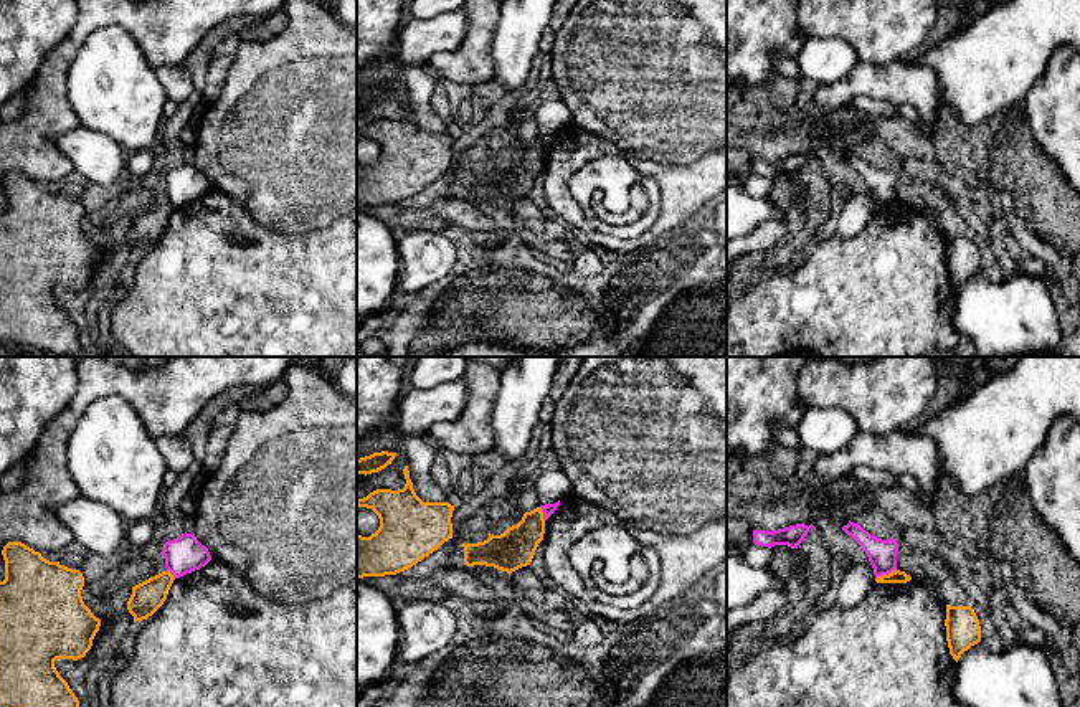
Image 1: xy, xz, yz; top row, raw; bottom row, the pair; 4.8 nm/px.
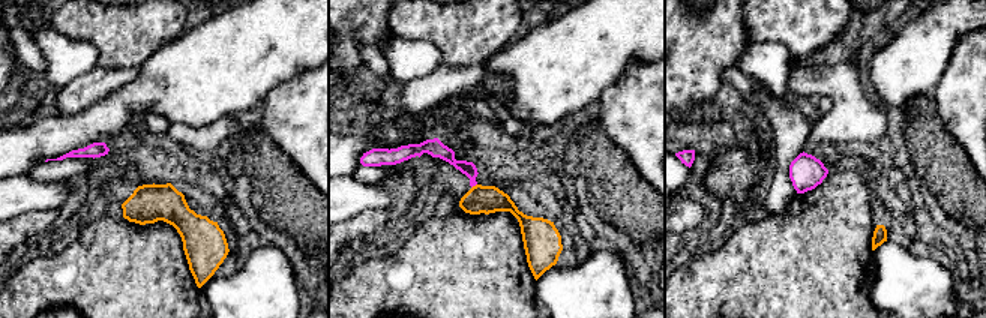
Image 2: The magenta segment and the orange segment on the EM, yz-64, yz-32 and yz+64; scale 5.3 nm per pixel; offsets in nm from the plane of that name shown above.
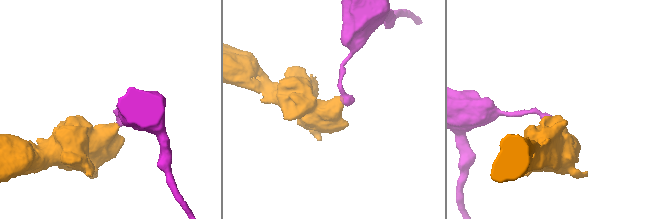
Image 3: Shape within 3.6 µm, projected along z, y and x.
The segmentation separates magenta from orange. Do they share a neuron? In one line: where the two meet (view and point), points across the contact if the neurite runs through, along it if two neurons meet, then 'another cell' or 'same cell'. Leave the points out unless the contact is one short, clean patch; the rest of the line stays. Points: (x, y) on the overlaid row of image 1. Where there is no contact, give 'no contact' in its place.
yz (885, 574) | along yz (895, 569), (876, 578) | another cell

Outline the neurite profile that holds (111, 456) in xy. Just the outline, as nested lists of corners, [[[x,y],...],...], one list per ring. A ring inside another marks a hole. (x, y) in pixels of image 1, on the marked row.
[[[119,395],[96,398],[68,439],[68,474],[79,494],[109,505],[129,524],[149,519],[160,505],[167,469],[155,438],[130,403]]]

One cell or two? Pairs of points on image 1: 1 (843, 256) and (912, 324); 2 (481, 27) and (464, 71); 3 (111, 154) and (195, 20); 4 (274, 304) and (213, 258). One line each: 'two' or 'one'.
1: one
2: one
3: two
4: one

